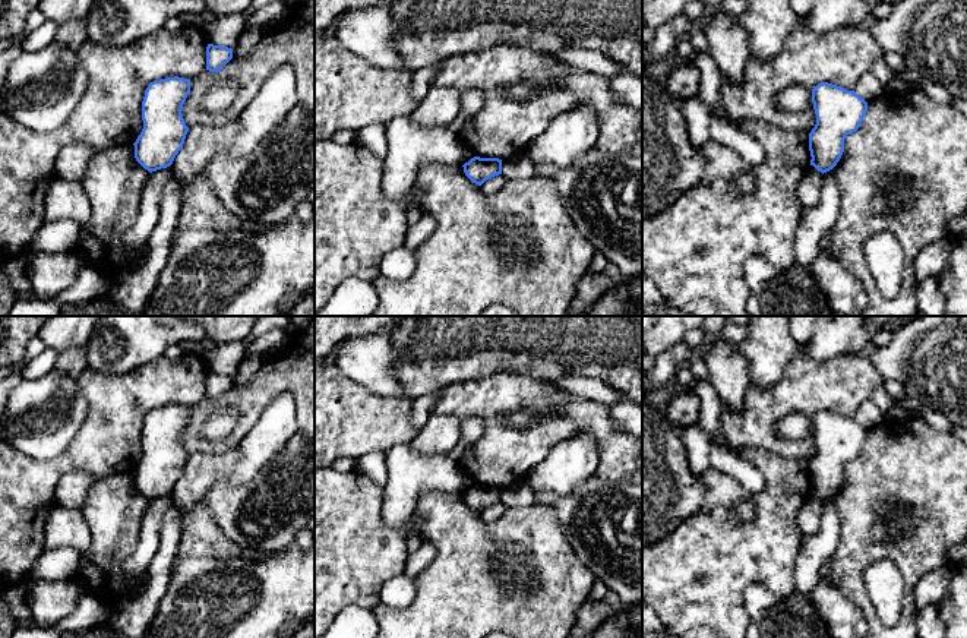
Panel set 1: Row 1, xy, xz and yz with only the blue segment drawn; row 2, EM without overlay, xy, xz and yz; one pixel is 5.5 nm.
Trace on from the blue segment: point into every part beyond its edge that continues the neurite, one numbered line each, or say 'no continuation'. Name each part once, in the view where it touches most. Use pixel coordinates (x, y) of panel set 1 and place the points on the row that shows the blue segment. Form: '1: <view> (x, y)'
no continuation

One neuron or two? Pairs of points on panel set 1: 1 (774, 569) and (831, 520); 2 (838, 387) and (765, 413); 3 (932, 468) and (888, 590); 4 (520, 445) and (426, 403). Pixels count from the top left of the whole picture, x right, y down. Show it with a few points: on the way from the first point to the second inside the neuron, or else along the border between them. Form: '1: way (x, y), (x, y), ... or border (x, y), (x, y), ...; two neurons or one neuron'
1: border (803, 536), (796, 558), (795, 581); two neurons
2: way (821, 387), (805, 387), (783, 397); one neuron
3: border (863, 574), (875, 561), (890, 561), (906, 587); two neurons
4: border (442, 388), (430, 413); two neurons

